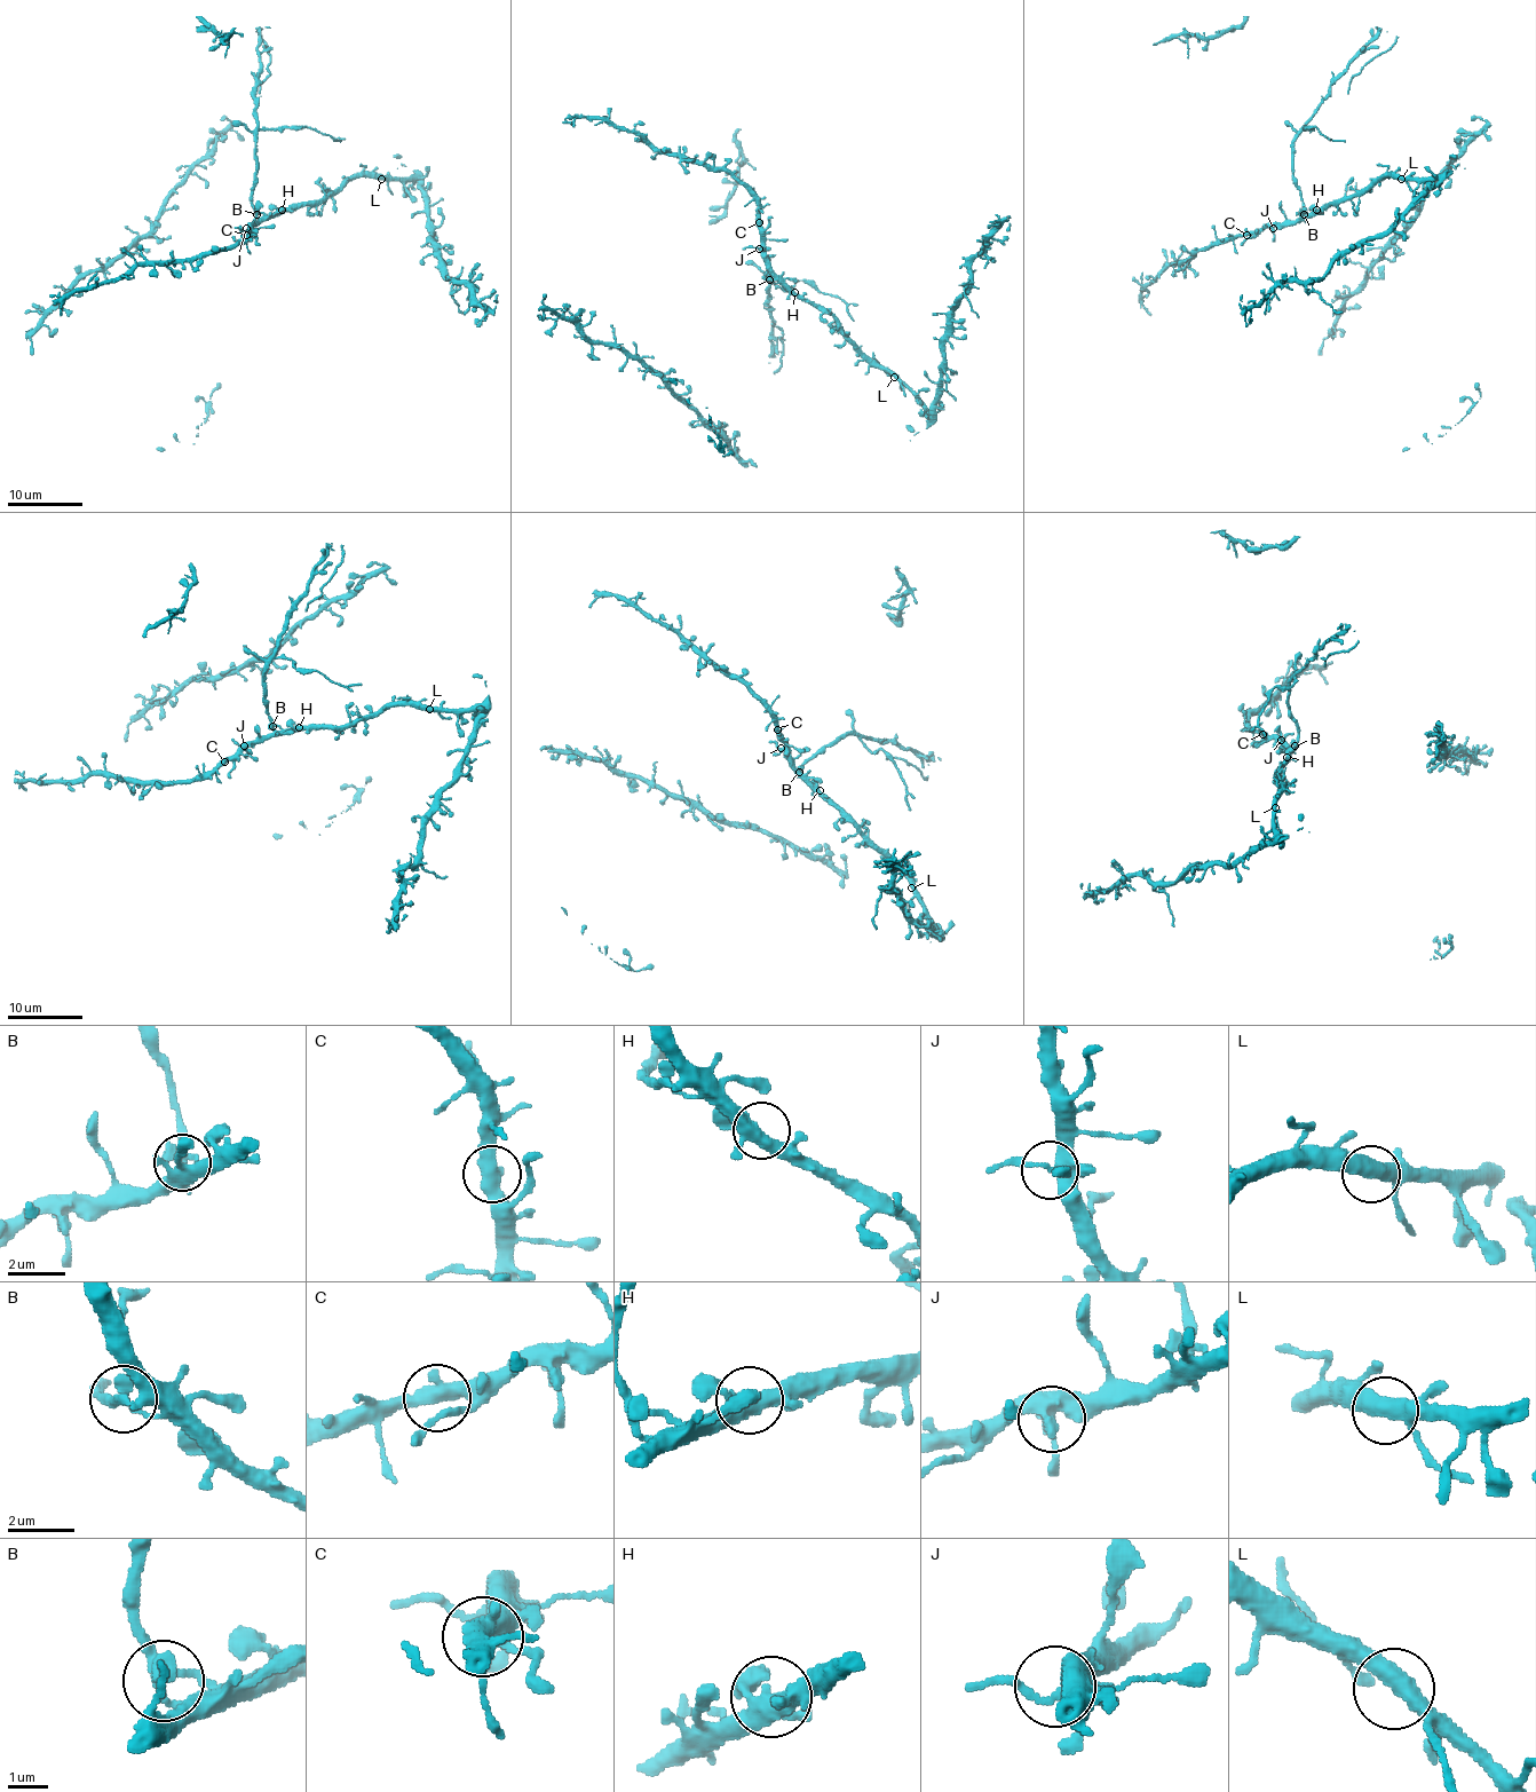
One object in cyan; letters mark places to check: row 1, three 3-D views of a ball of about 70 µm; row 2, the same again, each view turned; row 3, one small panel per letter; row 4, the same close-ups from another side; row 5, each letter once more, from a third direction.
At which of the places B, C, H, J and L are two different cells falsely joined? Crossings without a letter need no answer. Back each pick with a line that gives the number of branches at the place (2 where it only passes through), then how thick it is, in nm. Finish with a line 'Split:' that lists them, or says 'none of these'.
B: branches 2; calibre 360 nm
Split: B

